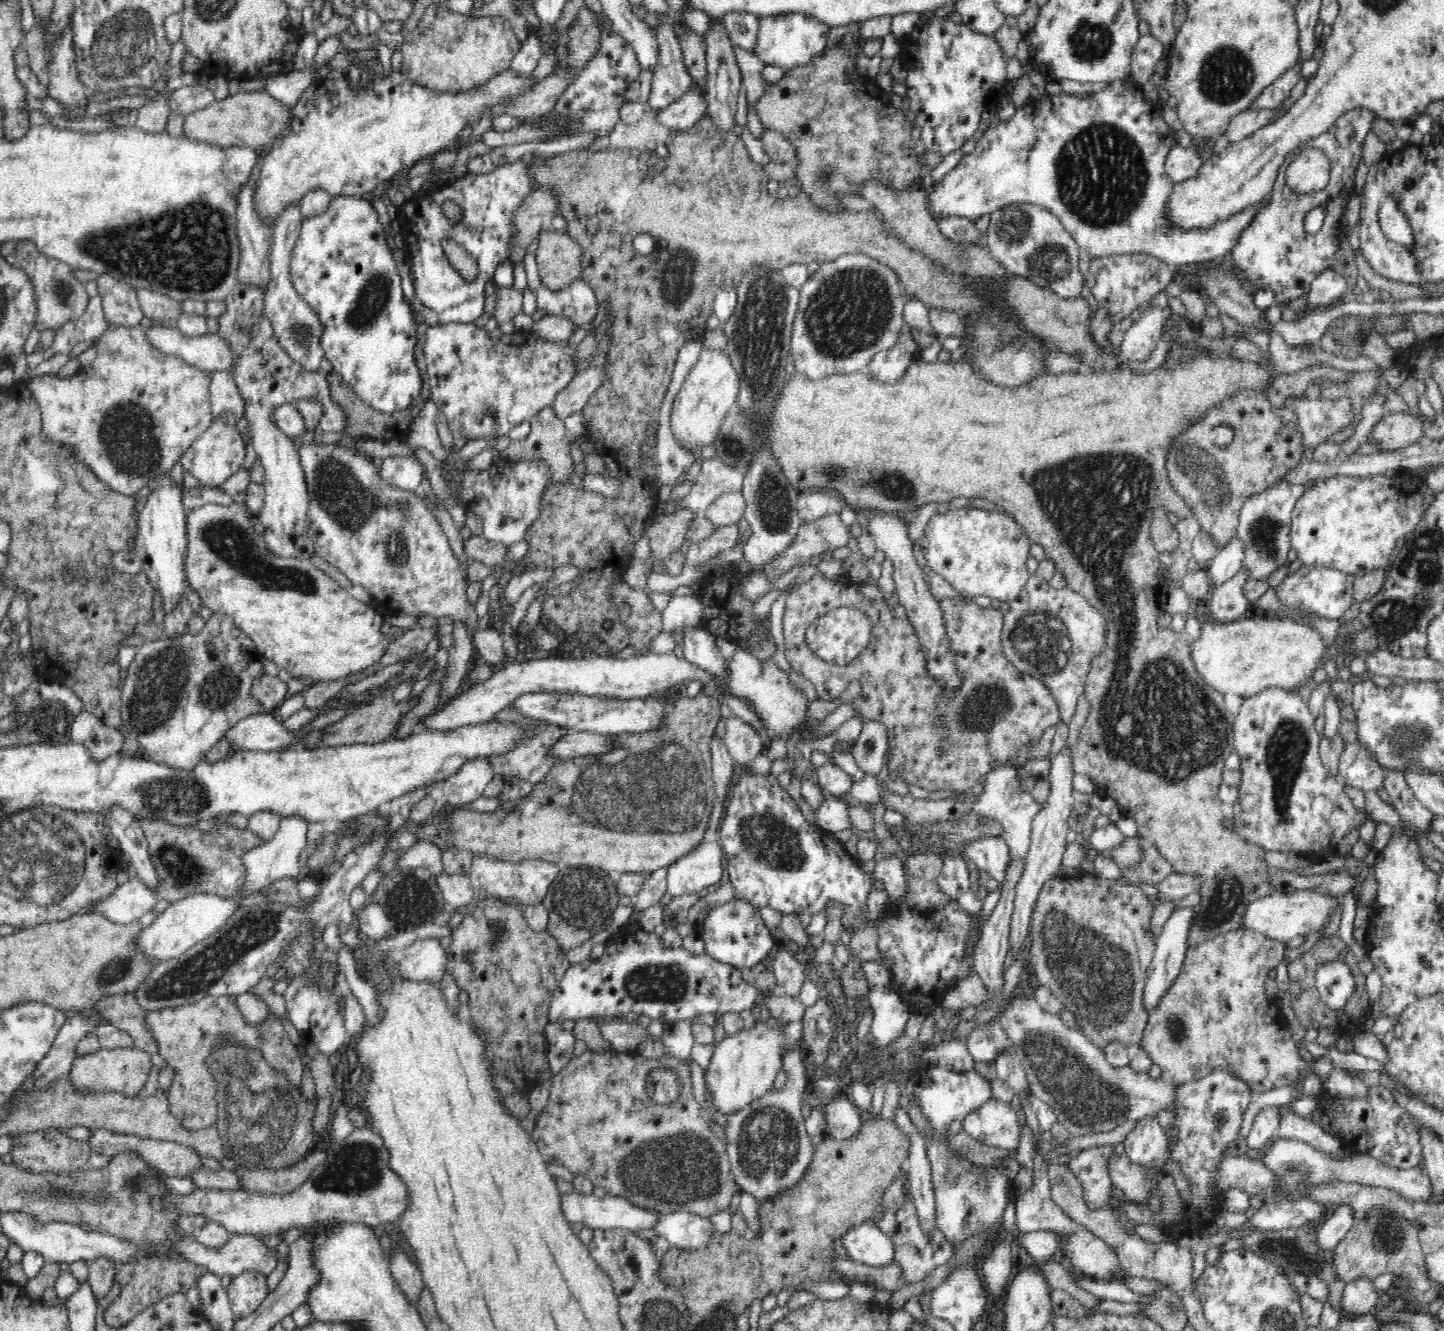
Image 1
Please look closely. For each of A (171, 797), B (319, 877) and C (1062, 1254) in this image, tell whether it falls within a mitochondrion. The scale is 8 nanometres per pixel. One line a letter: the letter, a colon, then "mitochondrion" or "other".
A: mitochondrion
B: other
C: other

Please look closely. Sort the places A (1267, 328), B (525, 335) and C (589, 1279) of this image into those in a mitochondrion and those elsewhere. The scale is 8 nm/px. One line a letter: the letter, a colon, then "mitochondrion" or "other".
A: other
B: other
C: other

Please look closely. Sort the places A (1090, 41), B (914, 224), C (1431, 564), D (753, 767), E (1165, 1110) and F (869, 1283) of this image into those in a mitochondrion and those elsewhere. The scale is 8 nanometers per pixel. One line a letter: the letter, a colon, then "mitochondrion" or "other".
A: mitochondrion
B: other
C: mitochondrion
D: other
E: other
F: other

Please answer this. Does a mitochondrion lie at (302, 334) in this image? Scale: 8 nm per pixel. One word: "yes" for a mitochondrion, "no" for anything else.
yes

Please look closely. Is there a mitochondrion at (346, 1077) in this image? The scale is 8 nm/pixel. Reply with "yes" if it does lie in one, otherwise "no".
no

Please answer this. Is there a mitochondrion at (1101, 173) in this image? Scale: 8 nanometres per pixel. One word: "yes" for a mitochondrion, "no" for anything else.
yes

